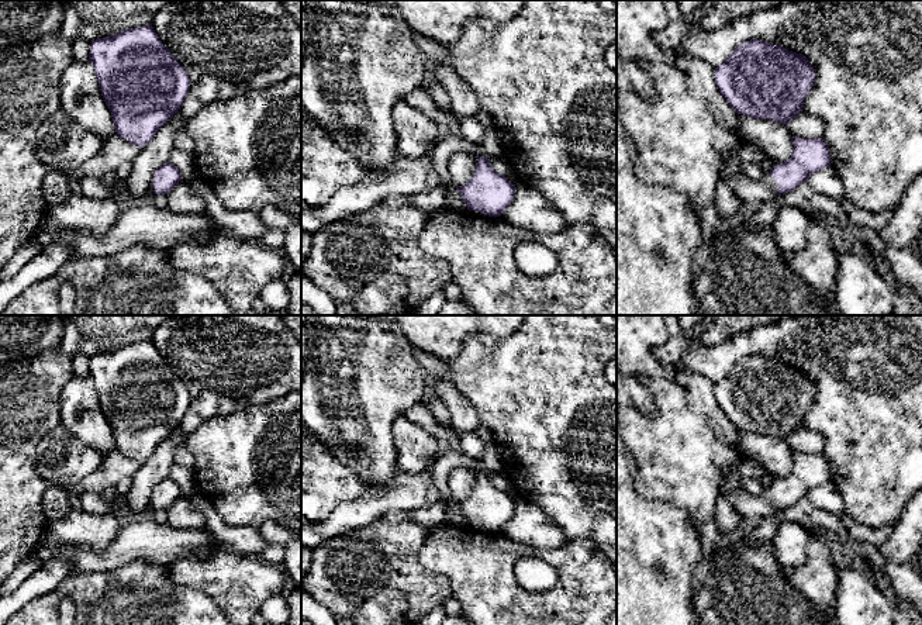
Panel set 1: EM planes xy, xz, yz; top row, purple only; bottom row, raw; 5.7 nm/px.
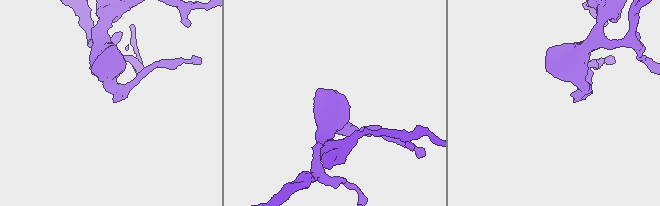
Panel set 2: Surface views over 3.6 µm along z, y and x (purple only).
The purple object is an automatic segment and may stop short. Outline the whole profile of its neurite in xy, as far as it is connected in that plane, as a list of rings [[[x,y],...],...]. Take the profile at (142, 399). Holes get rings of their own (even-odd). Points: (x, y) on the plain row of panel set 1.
[[[152,339],[93,356],[89,376],[94,381],[117,450],[139,463],[146,462],[156,448],[179,428],[190,405],[187,387],[162,359]]]

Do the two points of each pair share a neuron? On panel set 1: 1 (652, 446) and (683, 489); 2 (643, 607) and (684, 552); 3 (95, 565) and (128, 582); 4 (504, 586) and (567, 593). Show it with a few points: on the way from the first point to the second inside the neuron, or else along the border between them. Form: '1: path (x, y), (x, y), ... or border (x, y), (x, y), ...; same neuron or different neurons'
1: path (662, 456), (683, 479); same neuron
2: path (648, 593), (667, 573), (670, 566); same neuron
3: border (140, 559), (114, 569), (76, 573); different neurons
4: path (520, 601), (552, 601); same neuron

